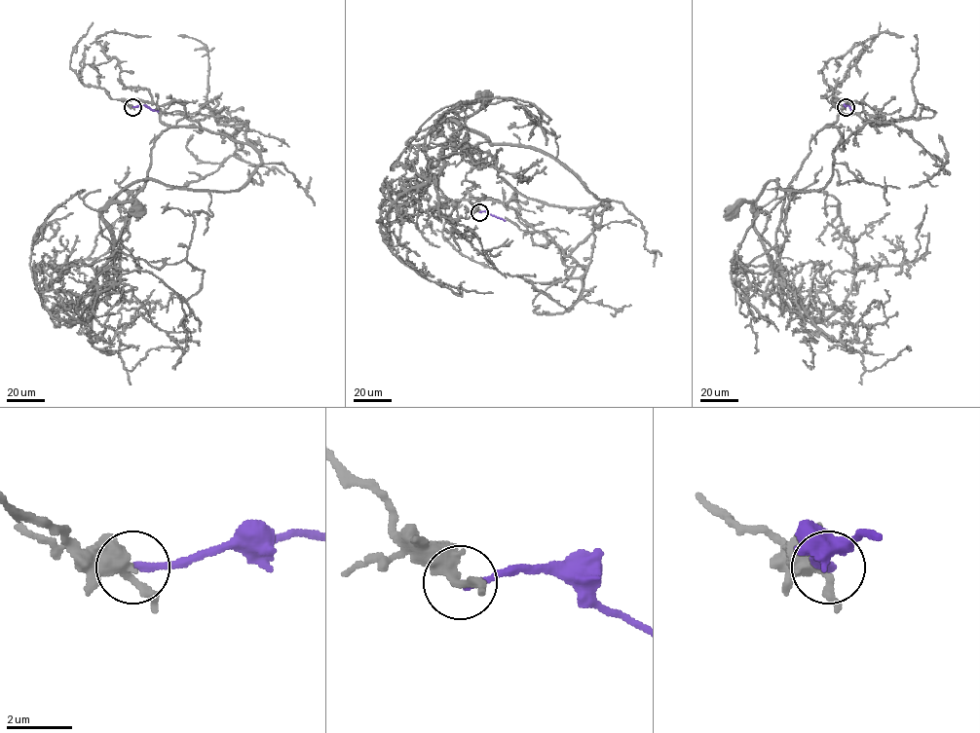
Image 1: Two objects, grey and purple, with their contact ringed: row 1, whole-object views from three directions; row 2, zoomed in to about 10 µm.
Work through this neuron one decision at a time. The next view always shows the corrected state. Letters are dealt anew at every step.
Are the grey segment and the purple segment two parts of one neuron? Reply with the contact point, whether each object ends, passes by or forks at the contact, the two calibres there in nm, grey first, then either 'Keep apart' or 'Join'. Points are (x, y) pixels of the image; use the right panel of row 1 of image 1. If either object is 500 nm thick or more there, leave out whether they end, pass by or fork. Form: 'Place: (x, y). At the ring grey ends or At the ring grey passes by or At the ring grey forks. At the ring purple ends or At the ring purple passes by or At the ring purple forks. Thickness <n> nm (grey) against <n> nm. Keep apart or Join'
Place: (846, 107). At the ring grey passes by. At the ring purple ends. Thickness 360 nm (grey) against 220 nm. Keep apart

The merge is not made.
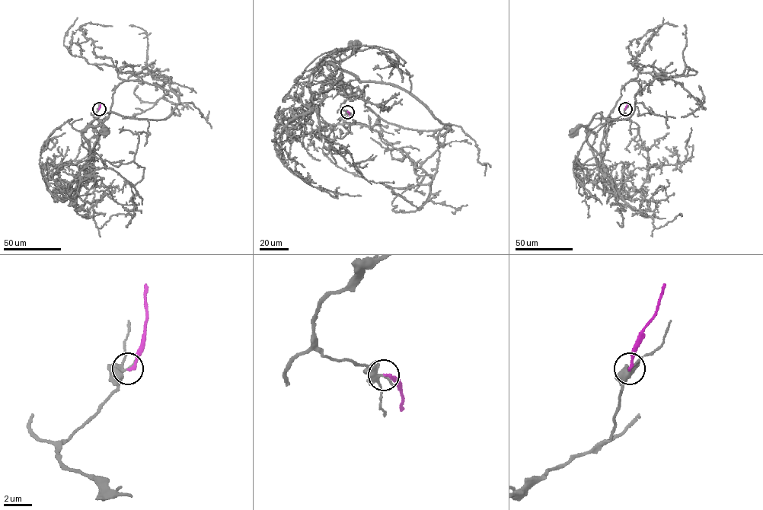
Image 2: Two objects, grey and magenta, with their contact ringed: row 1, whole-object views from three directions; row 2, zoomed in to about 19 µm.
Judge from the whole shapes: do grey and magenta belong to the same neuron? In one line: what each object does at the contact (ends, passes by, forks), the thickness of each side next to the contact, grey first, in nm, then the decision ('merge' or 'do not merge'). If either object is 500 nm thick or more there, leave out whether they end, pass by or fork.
grey forks there; magenta ends there; 280 nm thick on the grey side, 200 nm on the other; do not merge

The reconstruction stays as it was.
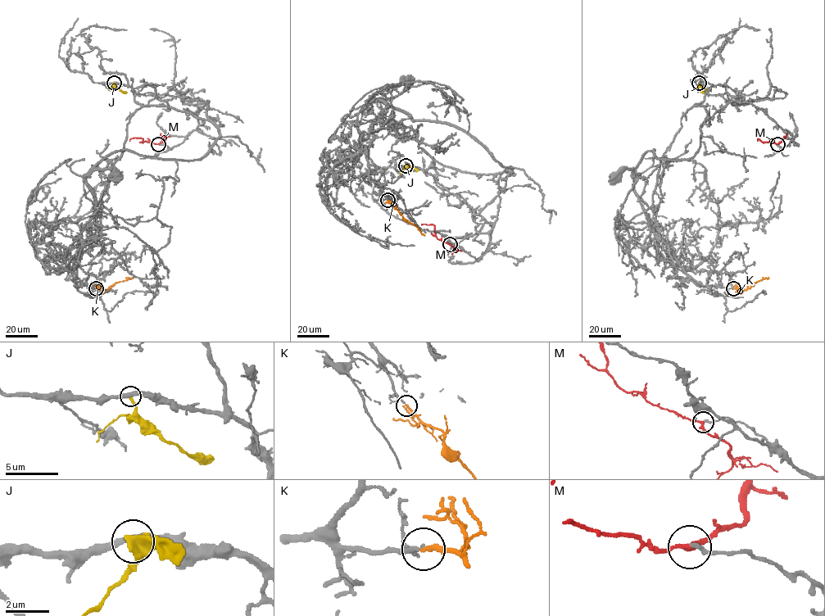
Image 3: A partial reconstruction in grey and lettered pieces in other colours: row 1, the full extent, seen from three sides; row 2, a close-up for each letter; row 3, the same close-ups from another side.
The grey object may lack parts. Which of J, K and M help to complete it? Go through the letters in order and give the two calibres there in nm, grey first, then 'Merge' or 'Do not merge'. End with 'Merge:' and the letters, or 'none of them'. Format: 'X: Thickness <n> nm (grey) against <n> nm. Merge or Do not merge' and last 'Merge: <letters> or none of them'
J: Thickness 360 nm (grey) against 240 nm. Do not merge
K: Thickness 110 nm (grey) against 220 nm. Merge
M: Thickness 200 nm (grey) against 240 nm. Do not merge
Merge: K

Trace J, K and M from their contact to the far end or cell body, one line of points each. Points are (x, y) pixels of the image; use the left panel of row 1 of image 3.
J: (114, 83), (126, 92)
K: (96, 288), (103, 292), (115, 283), (133, 278)
M: (158, 143), (142, 142), (142, 138), (133, 138), (129, 141)

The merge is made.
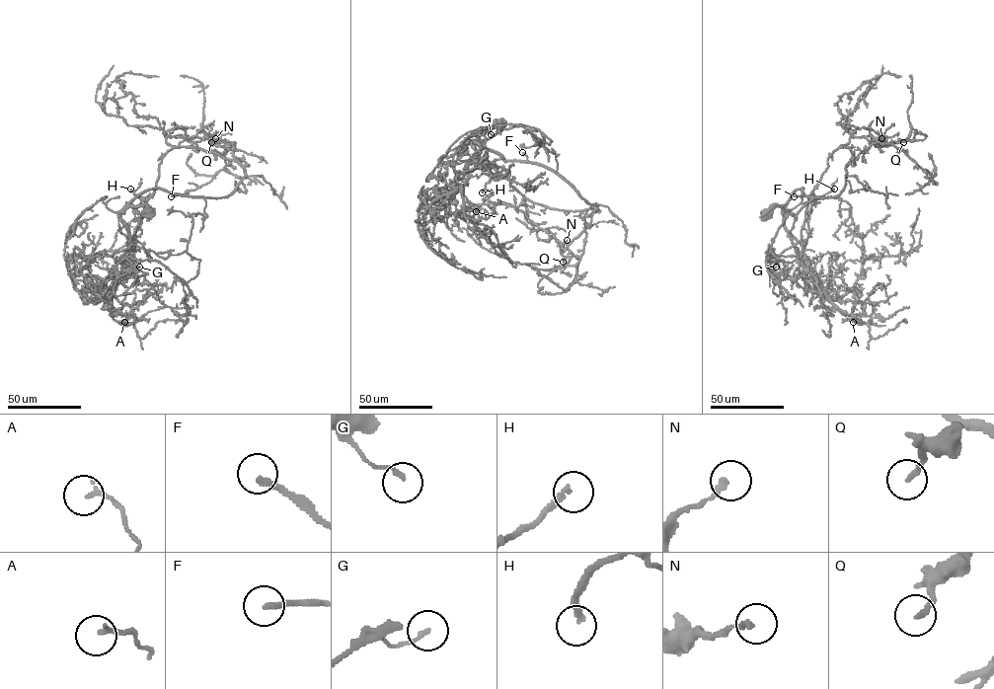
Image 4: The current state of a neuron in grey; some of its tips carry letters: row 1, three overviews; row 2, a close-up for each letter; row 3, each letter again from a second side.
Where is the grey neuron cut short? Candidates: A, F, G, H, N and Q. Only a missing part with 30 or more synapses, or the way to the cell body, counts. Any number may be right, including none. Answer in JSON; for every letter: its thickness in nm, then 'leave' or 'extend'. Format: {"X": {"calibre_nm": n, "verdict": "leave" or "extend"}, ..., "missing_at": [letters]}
{"A": {"calibre_nm": 150, "verdict": "leave"}, "F": {"calibre_nm": 220, "verdict": "extend"}, "G": {"calibre_nm": 160, "verdict": "leave"}, "H": {"calibre_nm": 200, "verdict": "extend"}, "N": {"calibre_nm": 190, "verdict": "leave"}, "Q": {"calibre_nm": 200, "verdict": "leave"}, "missing_at": ["F", "H"]}

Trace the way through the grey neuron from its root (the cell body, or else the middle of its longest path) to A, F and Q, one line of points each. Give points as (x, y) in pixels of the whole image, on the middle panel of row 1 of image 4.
A: (500, 125), (489, 138), (472, 142), (481, 151), (468, 165), (462, 198), (465, 217), (479, 220), (476, 211)
F: (500, 125), (500, 129), (489, 138), (475, 142), (498, 153), (505, 161), (526, 161), (527, 156), (522, 152)
Q: (500, 125), (475, 142), (505, 161), (553, 169), (596, 204), (563, 262)

